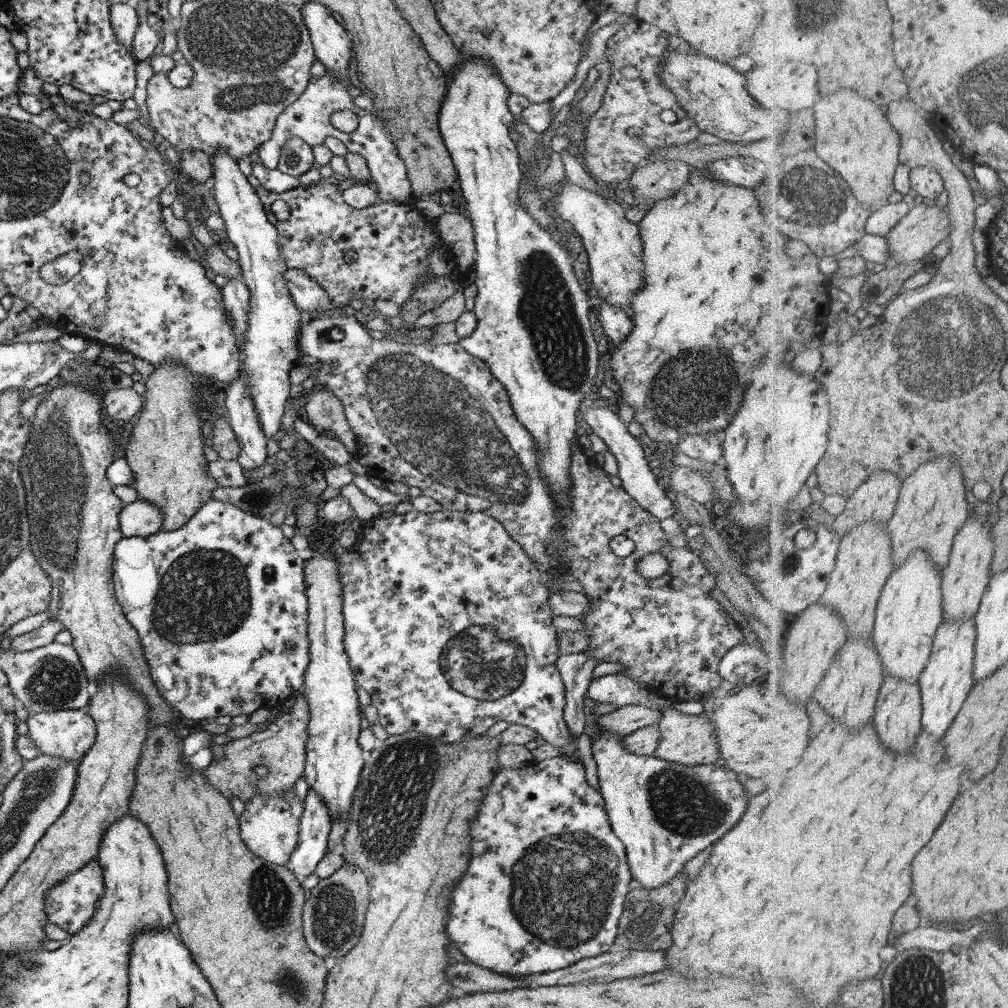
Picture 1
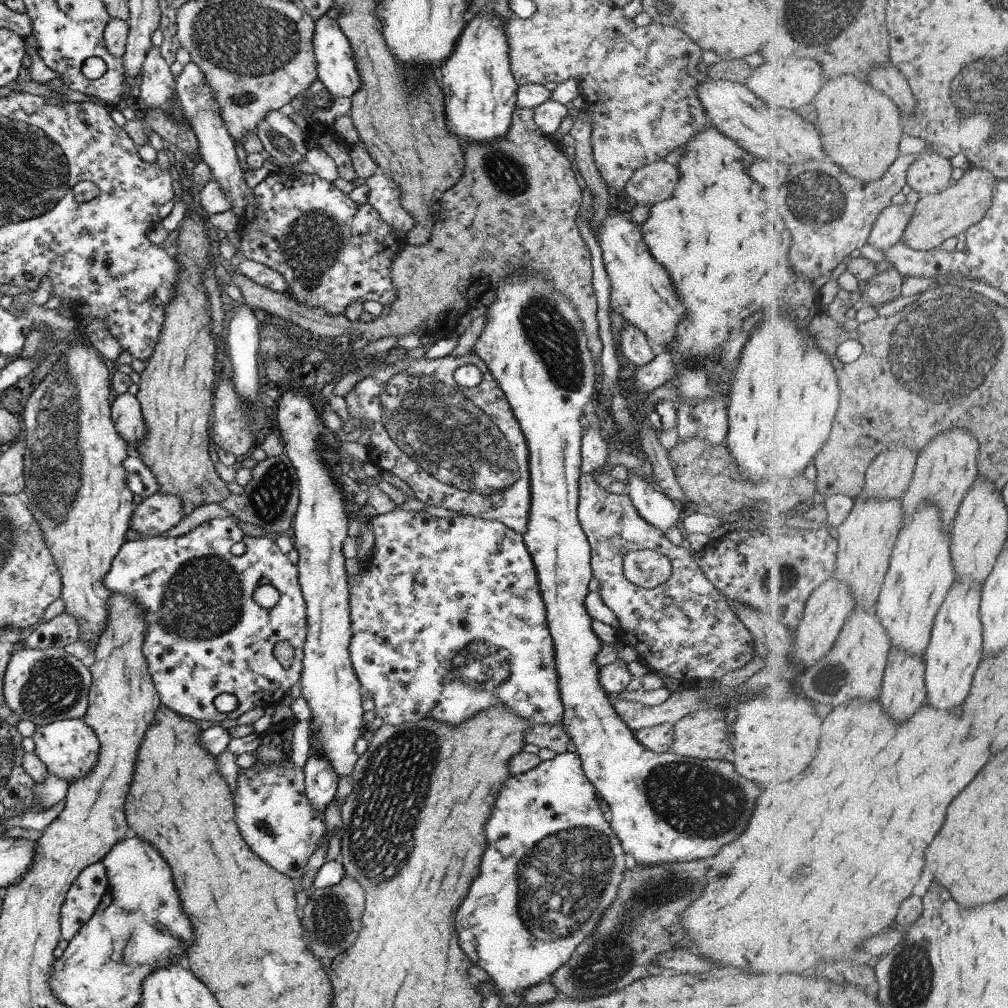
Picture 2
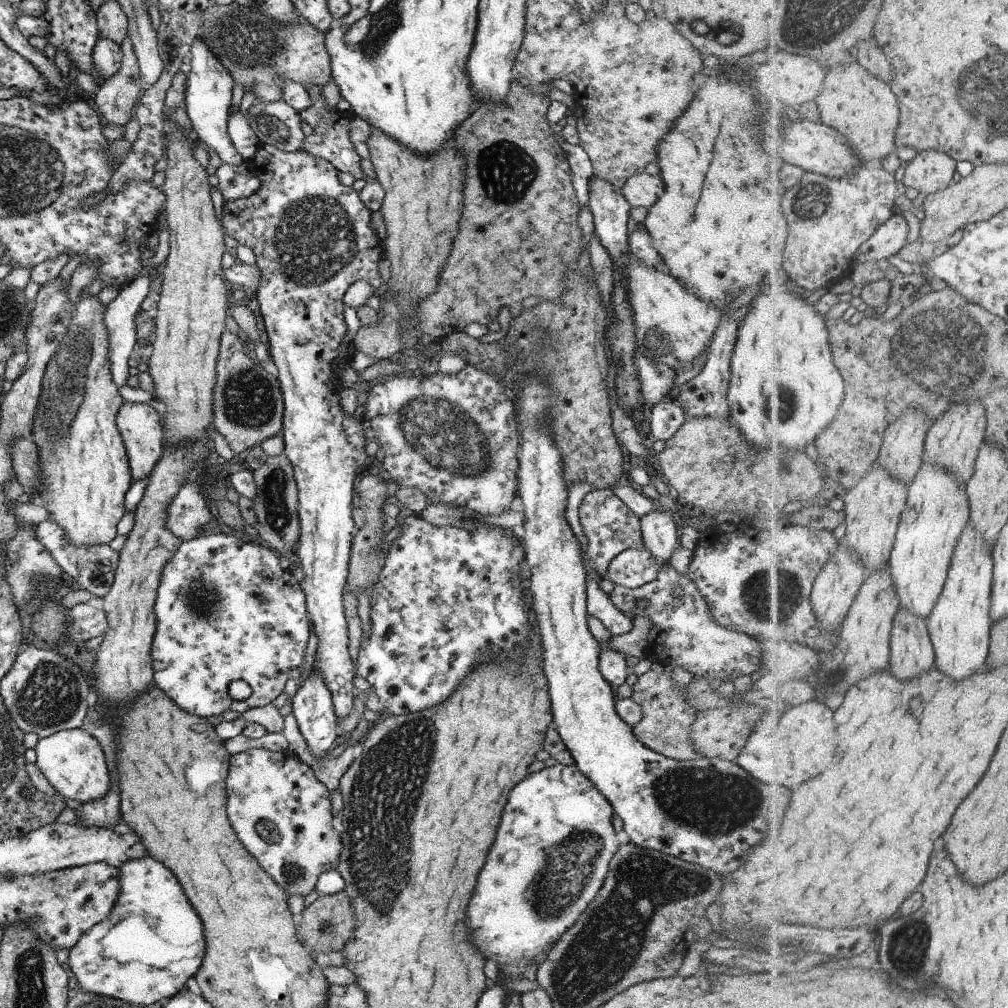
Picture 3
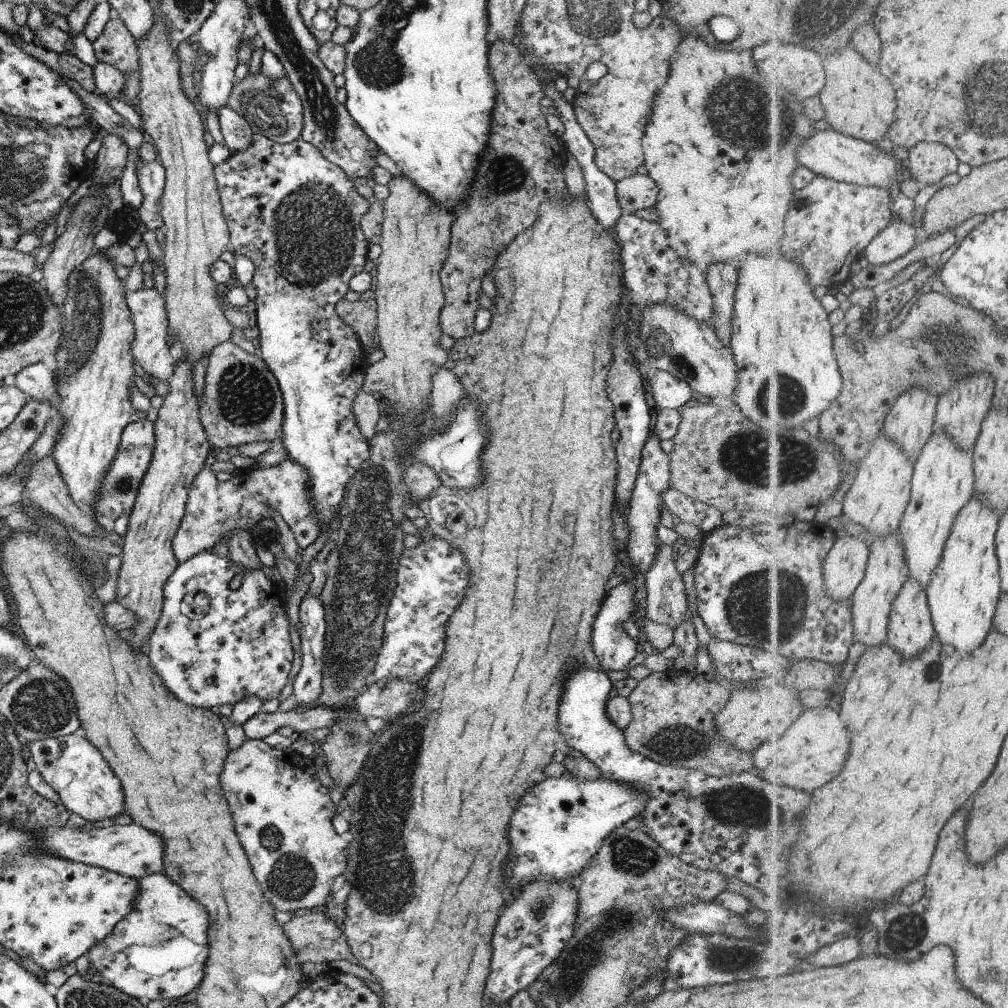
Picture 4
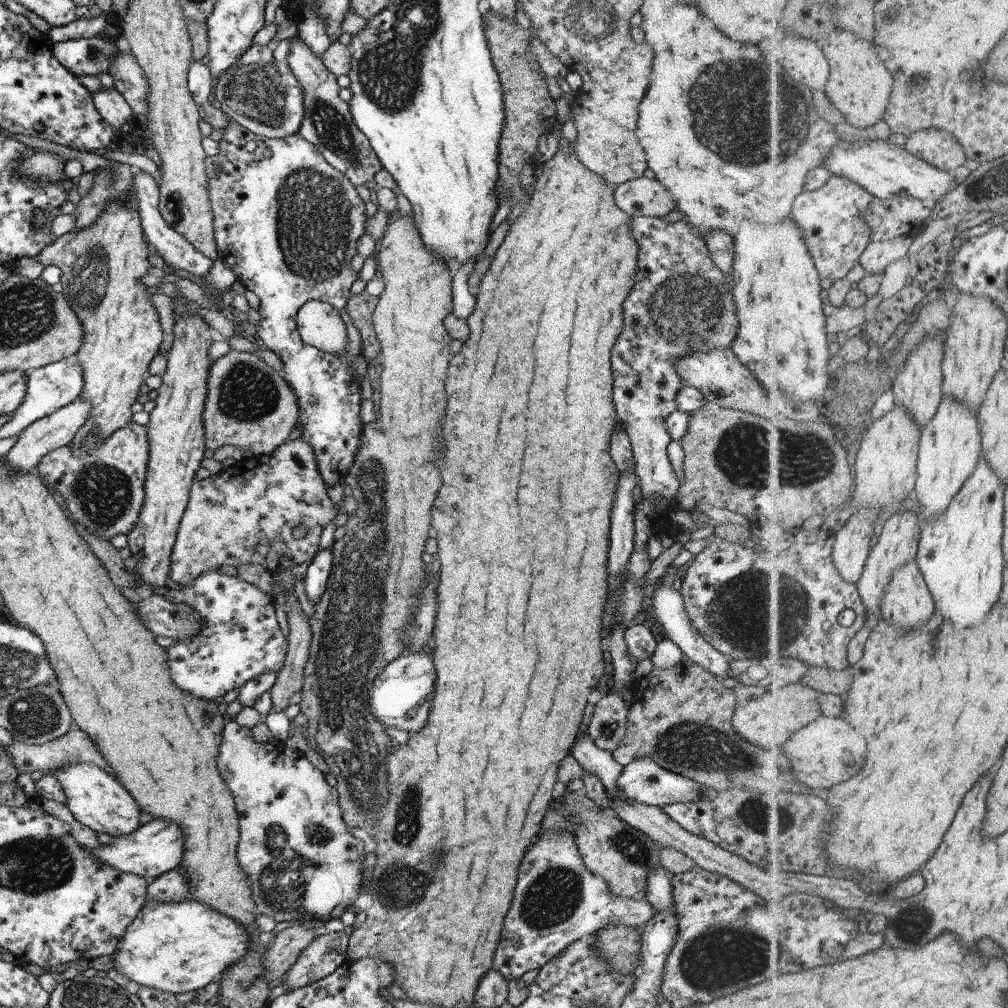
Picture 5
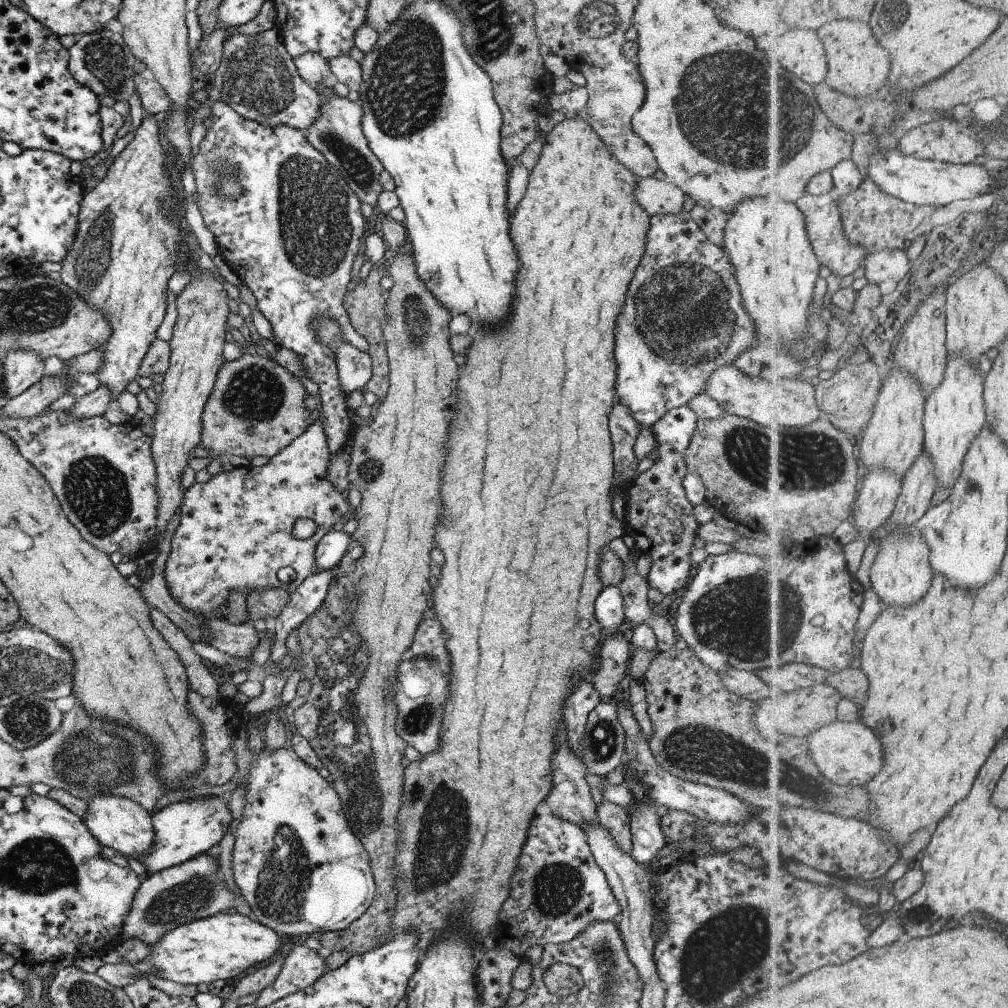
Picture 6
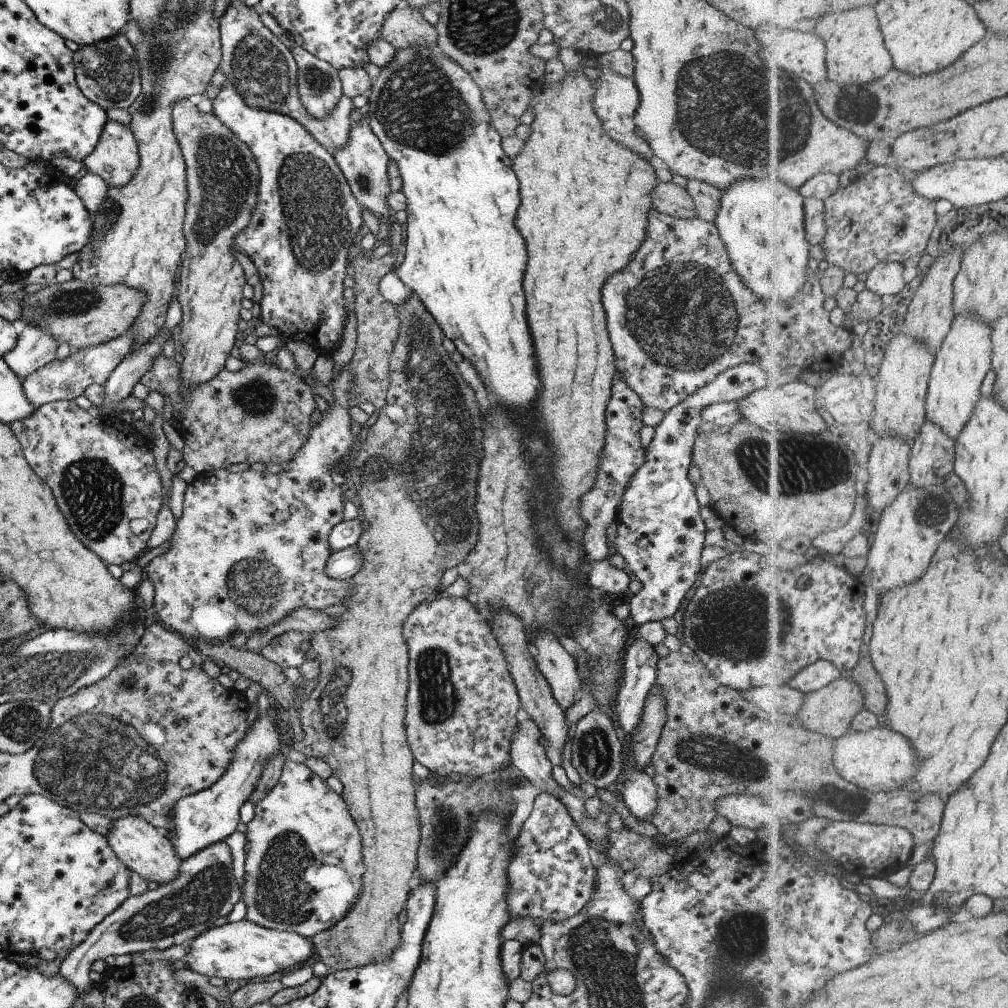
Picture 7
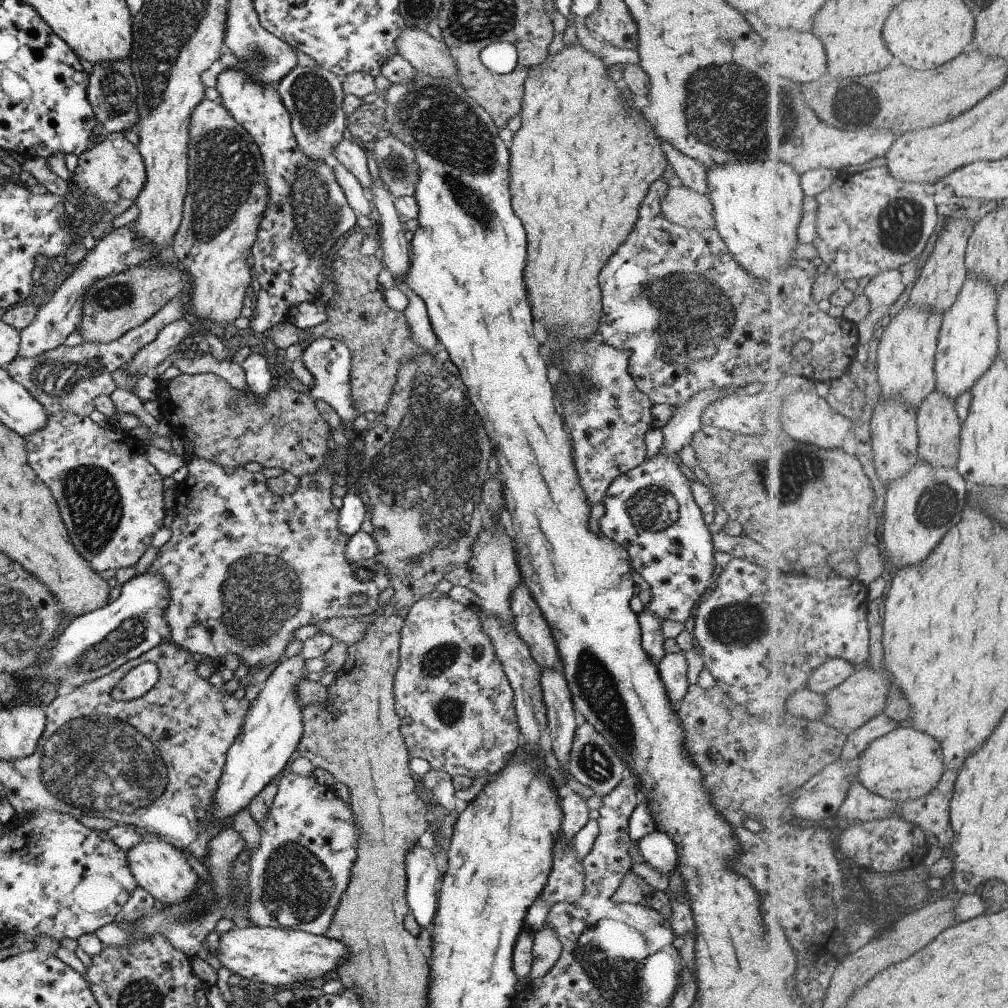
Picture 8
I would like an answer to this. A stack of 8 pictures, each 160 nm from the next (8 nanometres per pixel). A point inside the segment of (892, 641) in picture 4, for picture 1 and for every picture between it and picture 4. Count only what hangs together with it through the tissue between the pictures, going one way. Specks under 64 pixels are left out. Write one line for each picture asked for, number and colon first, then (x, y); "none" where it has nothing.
1: (898, 718)
2: (904, 690)
3: (913, 654)

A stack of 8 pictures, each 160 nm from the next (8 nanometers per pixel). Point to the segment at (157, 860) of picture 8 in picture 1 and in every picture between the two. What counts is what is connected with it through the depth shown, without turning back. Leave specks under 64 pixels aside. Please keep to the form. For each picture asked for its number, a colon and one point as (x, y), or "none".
1: (67, 734)
2: (68, 748)
3: (71, 761)
4: (70, 765)
5: (95, 799)
6: (116, 822)
7: (144, 850)

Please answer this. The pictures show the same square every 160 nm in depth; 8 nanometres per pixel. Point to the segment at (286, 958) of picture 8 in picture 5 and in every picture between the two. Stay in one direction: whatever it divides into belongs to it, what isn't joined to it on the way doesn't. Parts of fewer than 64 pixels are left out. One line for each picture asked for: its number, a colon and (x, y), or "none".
5: (175, 947)
6: (221, 946)
7: (237, 950)

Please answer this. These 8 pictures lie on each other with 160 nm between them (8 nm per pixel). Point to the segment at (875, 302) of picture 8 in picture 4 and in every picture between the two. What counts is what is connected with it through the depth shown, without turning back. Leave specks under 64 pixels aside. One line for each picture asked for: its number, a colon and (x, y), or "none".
4: (898, 238)
5: (878, 257)
6: (888, 264)
7: (887, 277)

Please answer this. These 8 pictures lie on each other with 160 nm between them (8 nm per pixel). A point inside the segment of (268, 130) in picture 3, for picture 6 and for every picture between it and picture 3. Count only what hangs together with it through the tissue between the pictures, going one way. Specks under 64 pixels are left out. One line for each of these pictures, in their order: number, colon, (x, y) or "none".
4: (272, 109)
5: (259, 93)
6: (256, 77)

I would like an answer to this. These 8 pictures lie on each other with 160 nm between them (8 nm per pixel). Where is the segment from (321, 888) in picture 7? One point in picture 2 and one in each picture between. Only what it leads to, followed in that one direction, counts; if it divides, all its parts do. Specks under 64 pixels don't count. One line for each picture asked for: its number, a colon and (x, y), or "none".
2: (276, 821)
3: (281, 813)
4: (282, 815)
5: (300, 860)
6: (300, 869)

